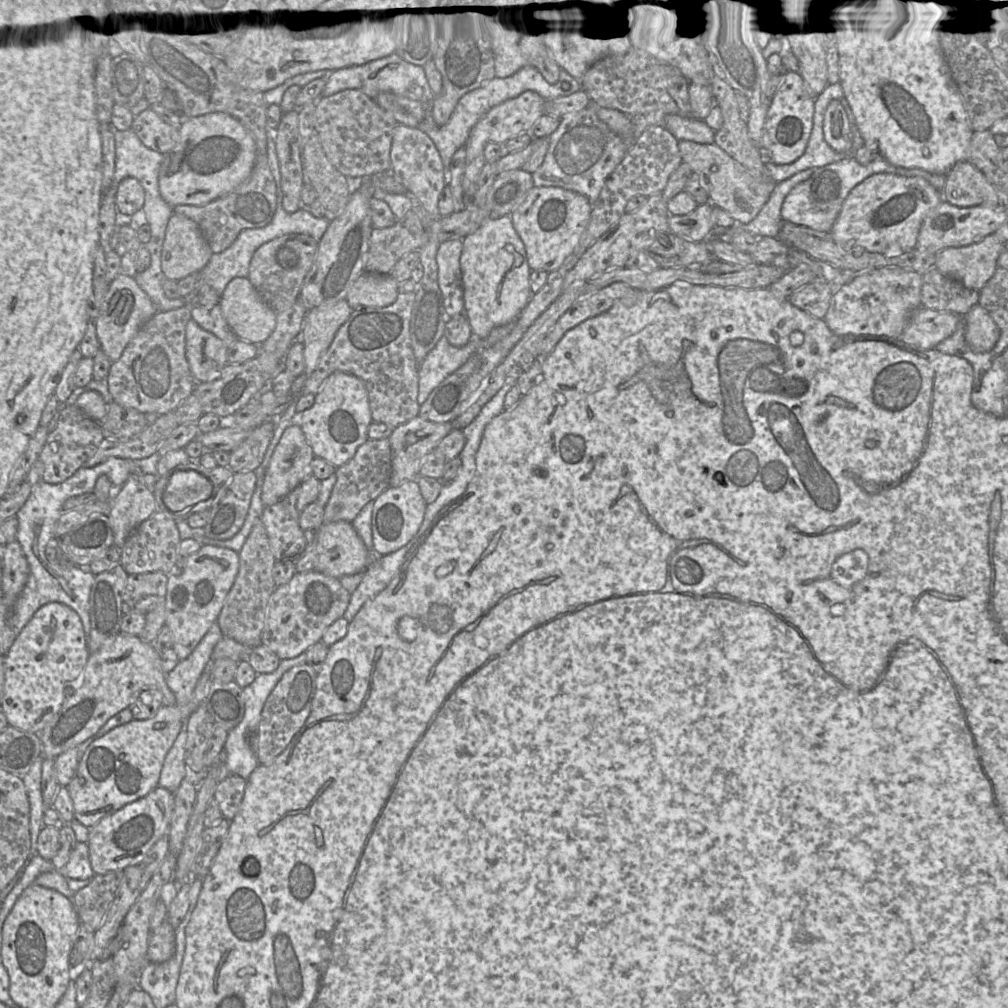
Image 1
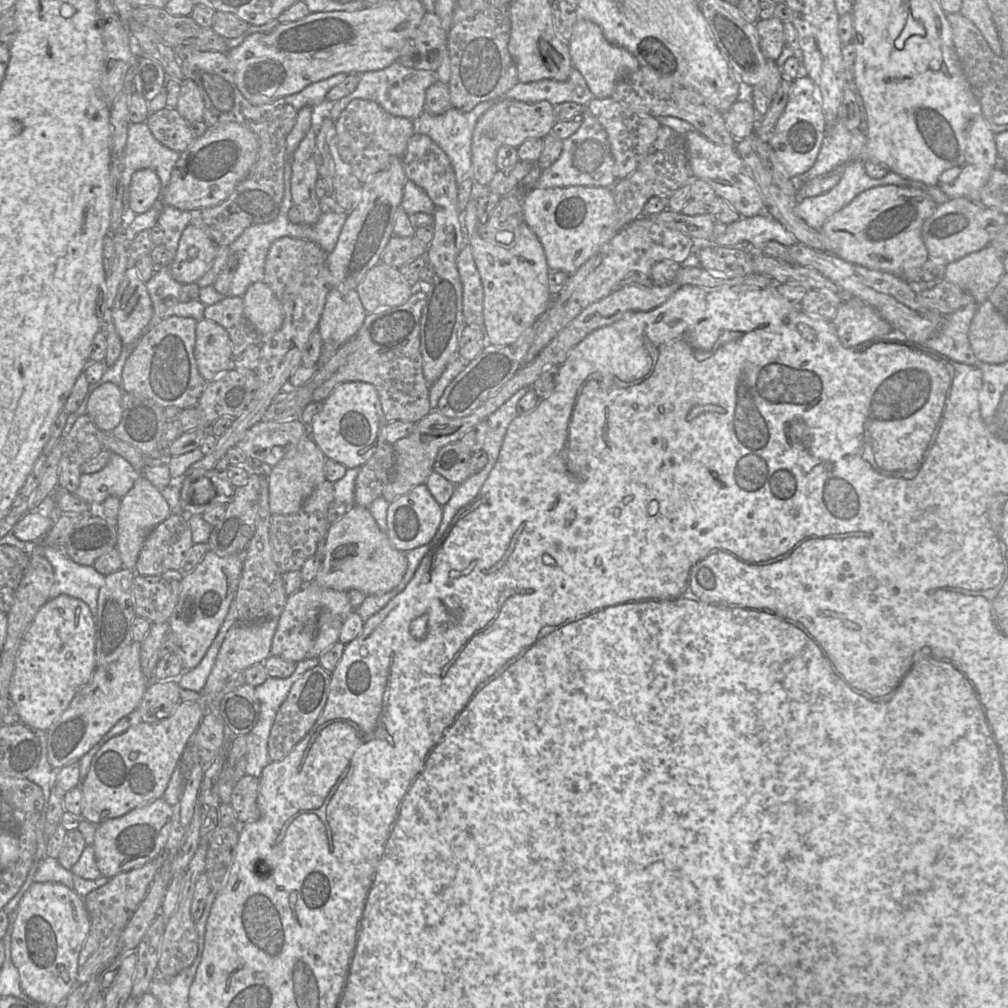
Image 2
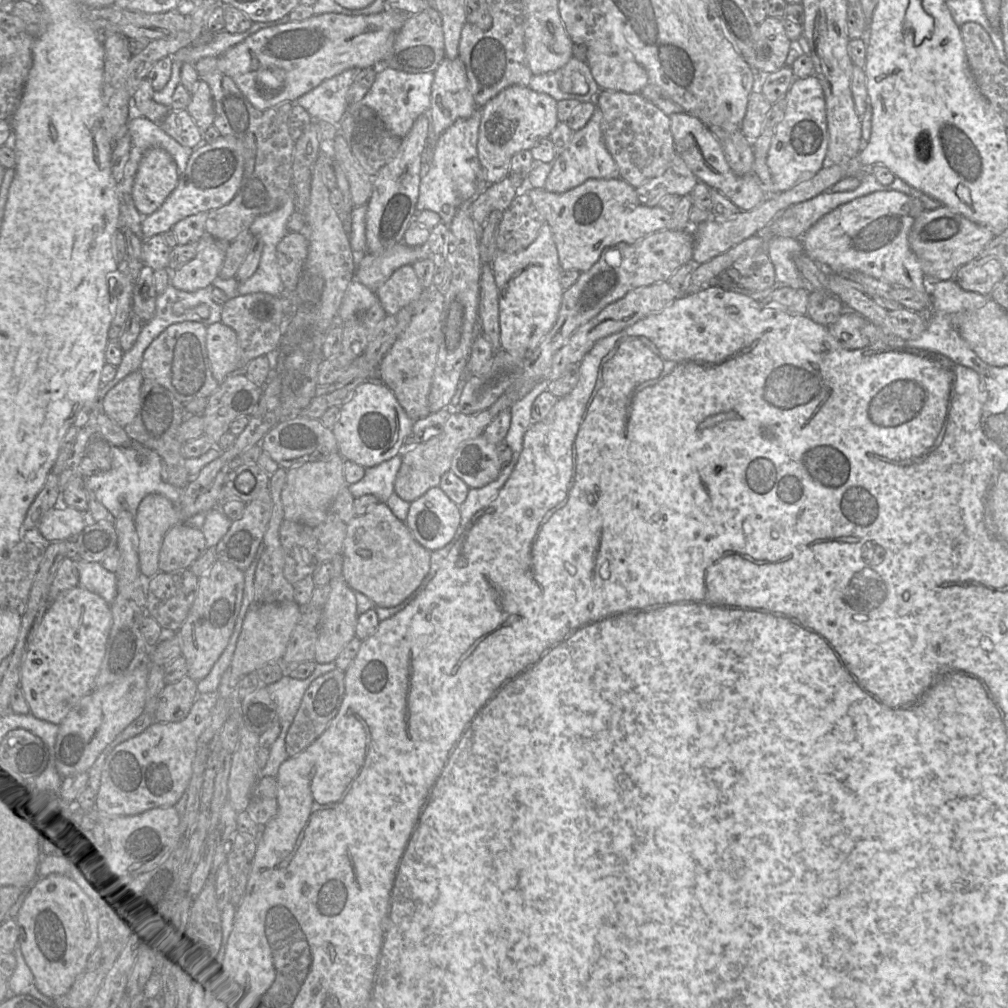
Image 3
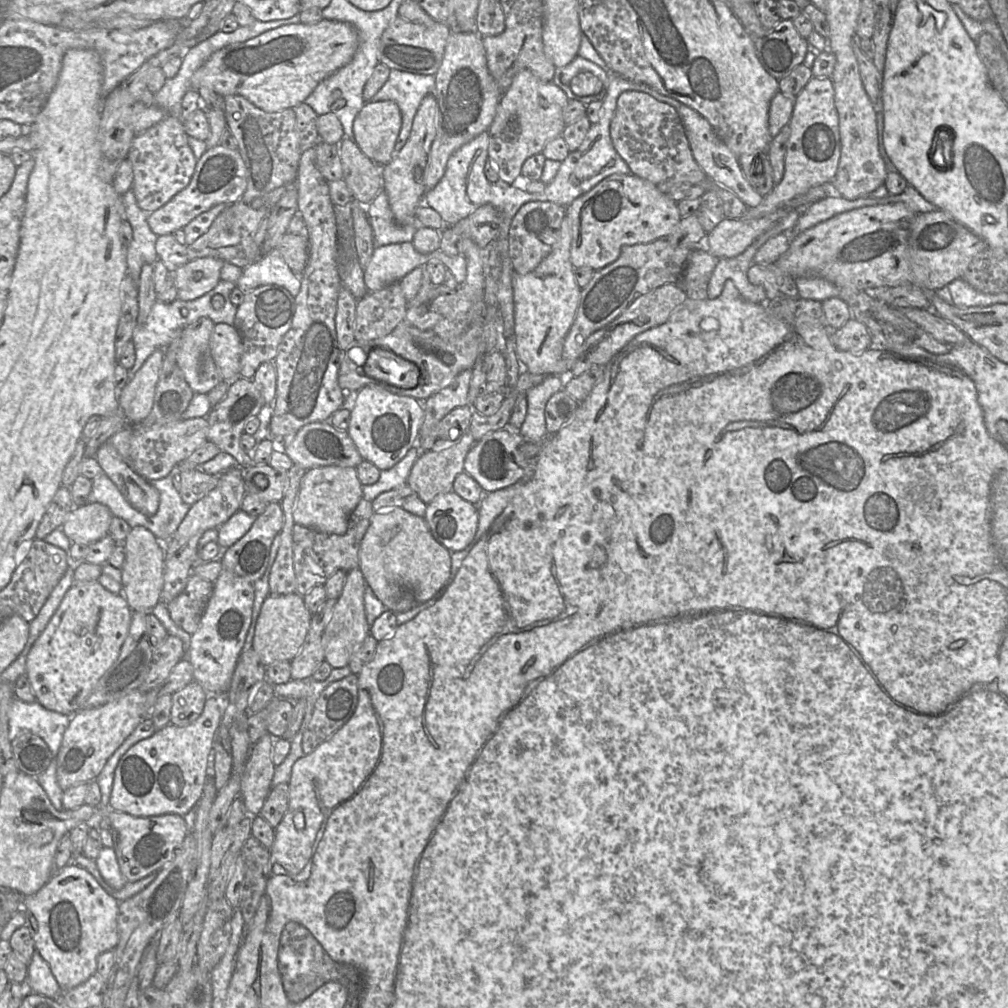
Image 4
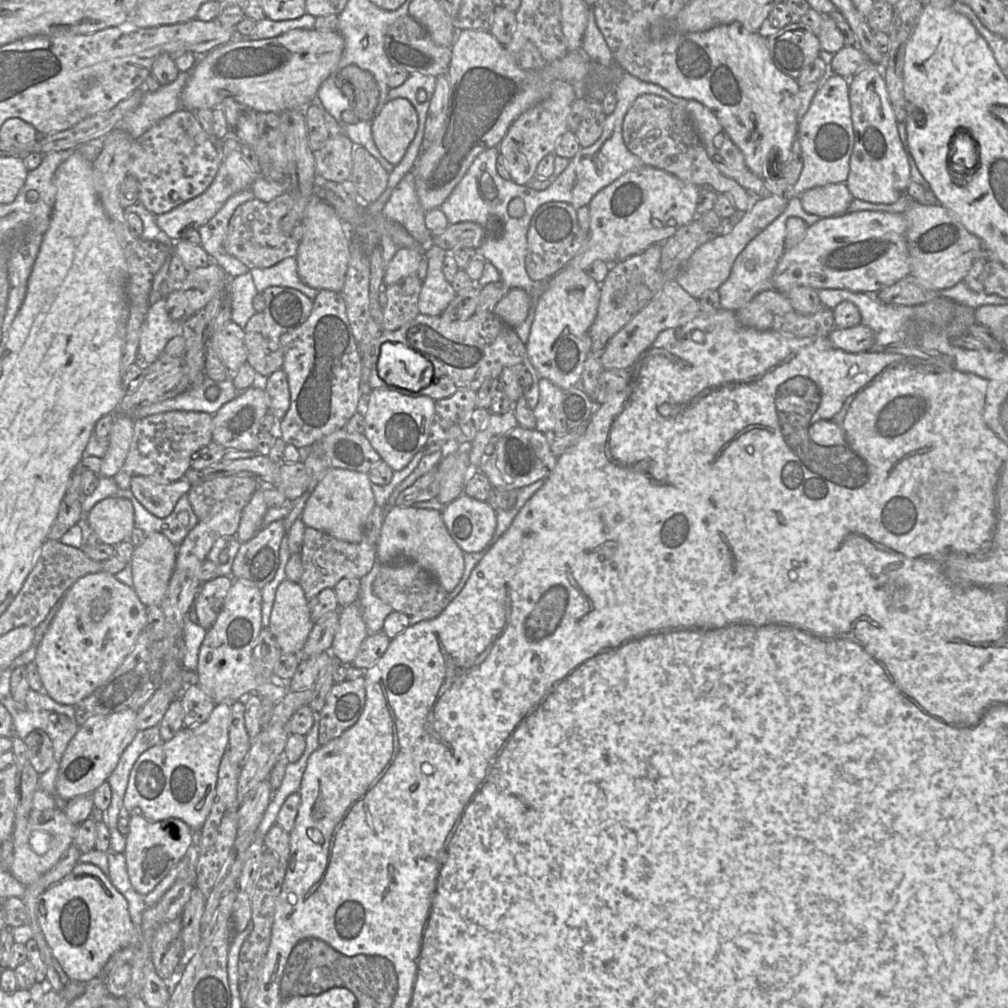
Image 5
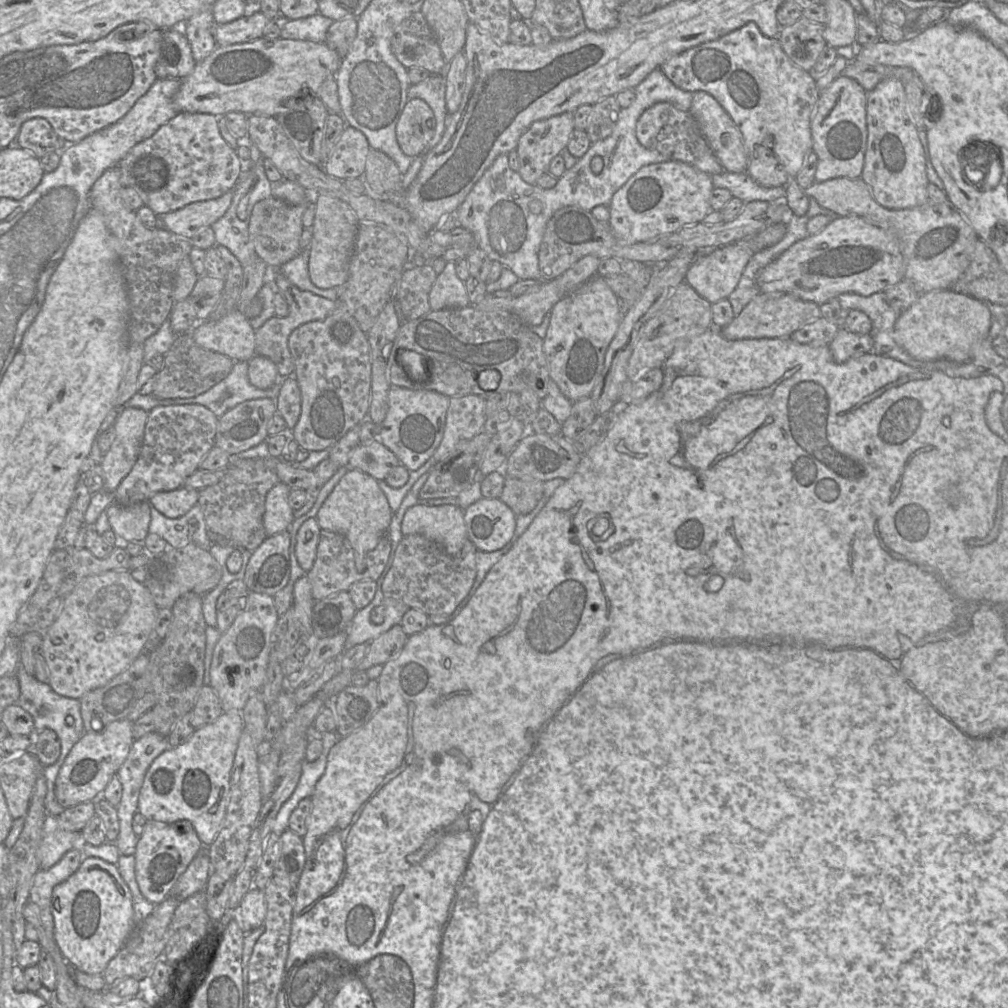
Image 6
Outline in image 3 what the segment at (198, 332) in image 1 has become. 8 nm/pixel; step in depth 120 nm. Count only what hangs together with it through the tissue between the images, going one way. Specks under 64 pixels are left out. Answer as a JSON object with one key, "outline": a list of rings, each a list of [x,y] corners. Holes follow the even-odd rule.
{"outline":[[[221,322],[208,325],[206,348],[212,374],[218,383],[240,371],[239,342],[229,326]]]}

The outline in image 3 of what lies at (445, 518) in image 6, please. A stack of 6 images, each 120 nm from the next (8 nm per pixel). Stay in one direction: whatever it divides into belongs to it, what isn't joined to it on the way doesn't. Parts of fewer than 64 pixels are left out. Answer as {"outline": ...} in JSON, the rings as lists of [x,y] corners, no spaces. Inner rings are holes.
{"outline":[[[378,503],[365,514],[355,516],[349,522],[341,556],[341,574],[348,585],[355,592],[366,595],[376,606],[383,608],[402,604],[425,586],[431,567],[431,551],[415,540],[405,522],[396,517],[385,503]]]}

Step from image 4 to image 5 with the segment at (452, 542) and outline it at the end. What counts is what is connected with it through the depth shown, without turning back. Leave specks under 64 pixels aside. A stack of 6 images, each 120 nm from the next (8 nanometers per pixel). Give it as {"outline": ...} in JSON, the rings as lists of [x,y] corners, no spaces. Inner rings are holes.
{"outline":[[[461,494],[445,505],[441,514],[463,552],[480,552],[488,547],[496,530],[497,512],[487,501]]]}

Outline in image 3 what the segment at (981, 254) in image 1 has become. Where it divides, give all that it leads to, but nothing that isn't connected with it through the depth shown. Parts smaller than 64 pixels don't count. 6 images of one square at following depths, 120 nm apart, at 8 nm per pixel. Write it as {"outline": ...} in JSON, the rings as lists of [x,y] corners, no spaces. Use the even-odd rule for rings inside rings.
{"outline":[[[975,259],[961,266],[955,273],[954,280],[965,291],[989,296],[1003,275],[997,262]]]}

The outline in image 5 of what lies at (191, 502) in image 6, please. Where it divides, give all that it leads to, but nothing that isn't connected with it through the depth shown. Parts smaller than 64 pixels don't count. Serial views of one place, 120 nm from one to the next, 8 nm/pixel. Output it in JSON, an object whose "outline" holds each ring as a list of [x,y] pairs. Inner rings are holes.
{"outline":[[[134,476],[129,490],[148,512],[163,519],[173,512],[178,500],[187,495],[190,487],[185,477],[170,484],[159,484],[144,476]]]}

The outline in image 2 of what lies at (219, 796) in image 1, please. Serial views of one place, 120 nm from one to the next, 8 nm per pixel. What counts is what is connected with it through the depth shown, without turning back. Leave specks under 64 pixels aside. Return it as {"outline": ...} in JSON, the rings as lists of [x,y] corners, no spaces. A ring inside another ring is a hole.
{"outline":[[[245,775],[235,784],[230,805],[241,823],[256,821],[260,817],[258,806],[259,778]]]}

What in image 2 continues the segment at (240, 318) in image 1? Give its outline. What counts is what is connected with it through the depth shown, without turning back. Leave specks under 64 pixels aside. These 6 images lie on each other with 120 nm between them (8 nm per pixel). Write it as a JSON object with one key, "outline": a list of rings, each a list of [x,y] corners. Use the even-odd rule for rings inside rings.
{"outline":[[[264,282],[250,285],[242,298],[245,317],[263,338],[282,326],[282,304]]]}

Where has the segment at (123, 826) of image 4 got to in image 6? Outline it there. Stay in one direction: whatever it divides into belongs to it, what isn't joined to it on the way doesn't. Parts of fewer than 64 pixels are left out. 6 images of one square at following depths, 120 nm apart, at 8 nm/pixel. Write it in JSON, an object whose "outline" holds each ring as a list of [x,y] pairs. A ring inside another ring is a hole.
{"outline":[[[147,820],[133,855],[136,880],[143,896],[155,905],[167,899],[171,895],[175,883],[202,846],[204,846],[203,843],[188,820],[170,824]]]}

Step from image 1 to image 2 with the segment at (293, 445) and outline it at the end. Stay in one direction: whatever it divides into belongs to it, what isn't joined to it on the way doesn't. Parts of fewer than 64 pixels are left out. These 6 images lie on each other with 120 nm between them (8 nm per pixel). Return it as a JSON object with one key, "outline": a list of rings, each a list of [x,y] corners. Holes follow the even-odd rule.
{"outline":[[[305,436],[272,466],[268,474],[271,513],[281,515],[297,513],[317,486],[326,480],[324,473],[326,459],[312,438]]]}

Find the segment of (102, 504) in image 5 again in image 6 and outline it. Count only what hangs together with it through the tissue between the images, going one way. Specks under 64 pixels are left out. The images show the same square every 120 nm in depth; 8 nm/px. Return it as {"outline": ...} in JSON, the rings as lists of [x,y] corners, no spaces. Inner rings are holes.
{"outline":[[[140,502],[132,505],[119,505],[114,503],[104,512],[117,536],[127,542],[142,542],[149,534],[151,521],[151,505],[149,502]]]}

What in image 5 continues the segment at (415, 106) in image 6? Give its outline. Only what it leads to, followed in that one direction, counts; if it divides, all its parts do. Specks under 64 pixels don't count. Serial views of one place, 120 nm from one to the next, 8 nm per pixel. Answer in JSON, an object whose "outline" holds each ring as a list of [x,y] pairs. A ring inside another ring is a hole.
{"outline":[[[394,98],[384,104],[372,122],[371,131],[381,156],[392,165],[404,157],[415,137],[418,114],[405,98]]]}

